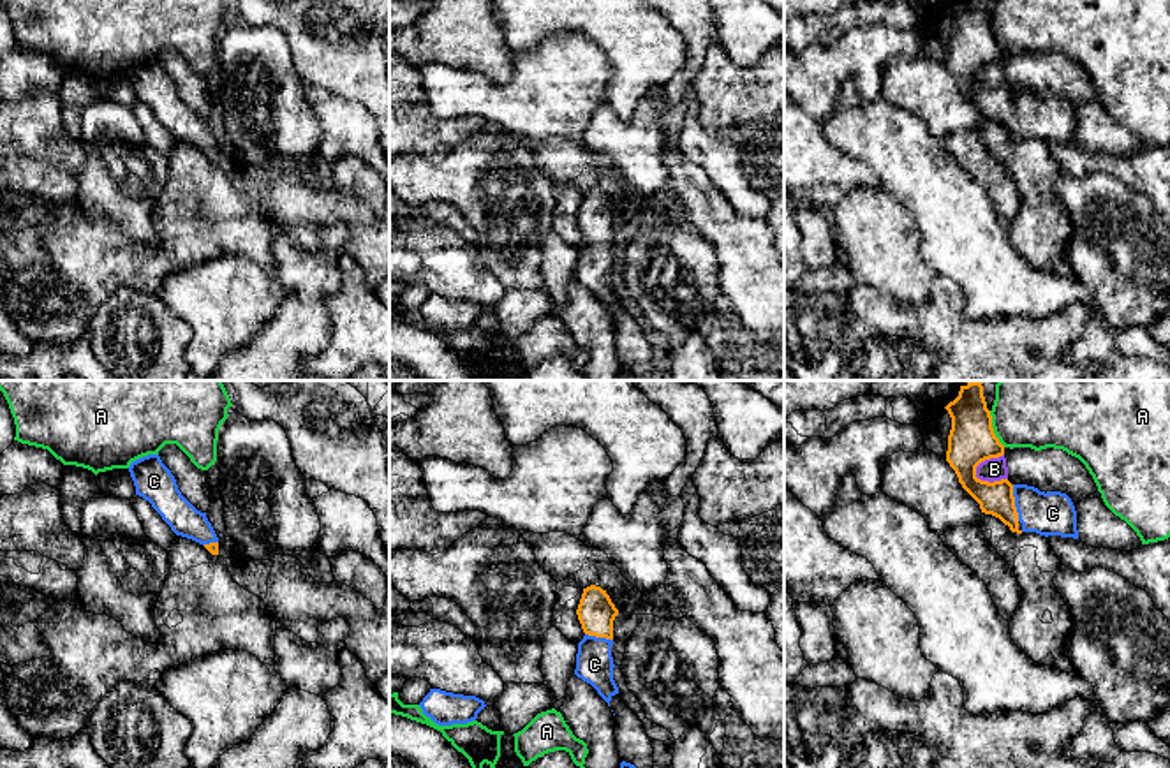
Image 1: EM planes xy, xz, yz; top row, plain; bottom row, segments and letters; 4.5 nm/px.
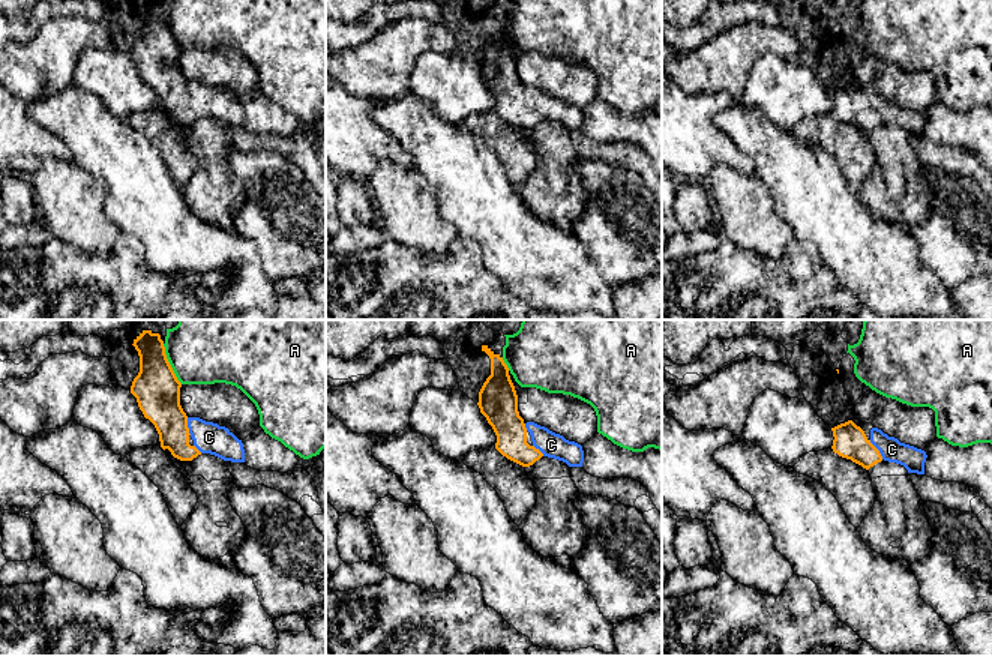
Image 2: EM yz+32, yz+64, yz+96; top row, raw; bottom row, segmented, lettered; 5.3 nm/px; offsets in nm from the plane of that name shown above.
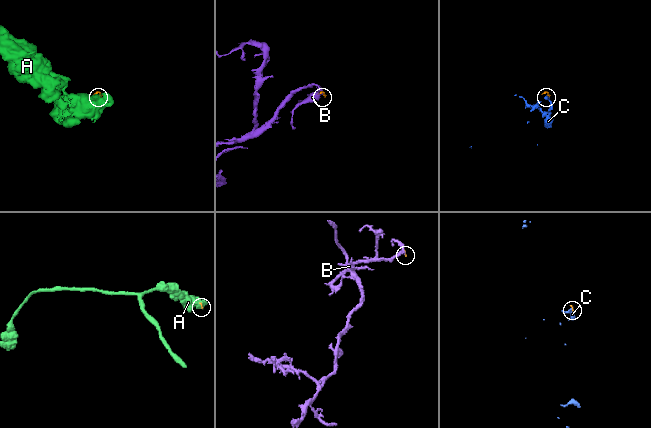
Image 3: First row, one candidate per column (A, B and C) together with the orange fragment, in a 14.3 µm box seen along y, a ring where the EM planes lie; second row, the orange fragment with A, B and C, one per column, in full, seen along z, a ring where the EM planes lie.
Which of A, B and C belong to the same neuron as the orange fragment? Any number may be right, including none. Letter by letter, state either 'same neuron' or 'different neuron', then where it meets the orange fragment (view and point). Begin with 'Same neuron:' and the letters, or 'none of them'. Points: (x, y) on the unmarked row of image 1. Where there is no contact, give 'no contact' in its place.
Same neuron: C
A: different neuron | yz (992, 34)
B: different neuron | yz (985, 64)
C: same neuron | yz (1014, 108)

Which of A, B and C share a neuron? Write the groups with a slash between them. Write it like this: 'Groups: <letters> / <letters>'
Groups: A / B / C

